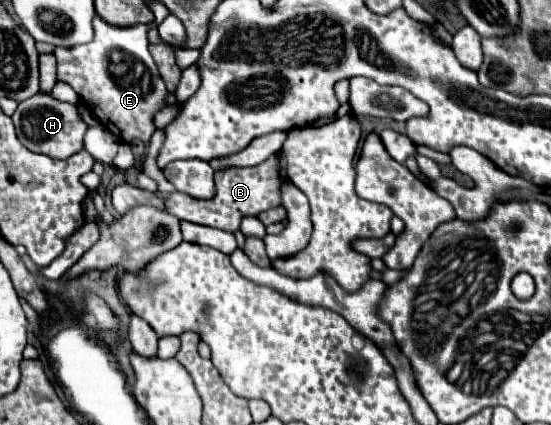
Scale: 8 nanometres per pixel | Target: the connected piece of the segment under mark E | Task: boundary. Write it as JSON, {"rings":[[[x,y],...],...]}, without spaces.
{"rings":[[[96,17],[94,39],[90,43],[72,49],[56,47],[54,51],[58,59],[58,81],[70,83],[100,123],[124,143],[134,139],[148,143],[156,131],[154,115],[166,107],[168,91],[148,47],[148,25],[114,27]]]}

